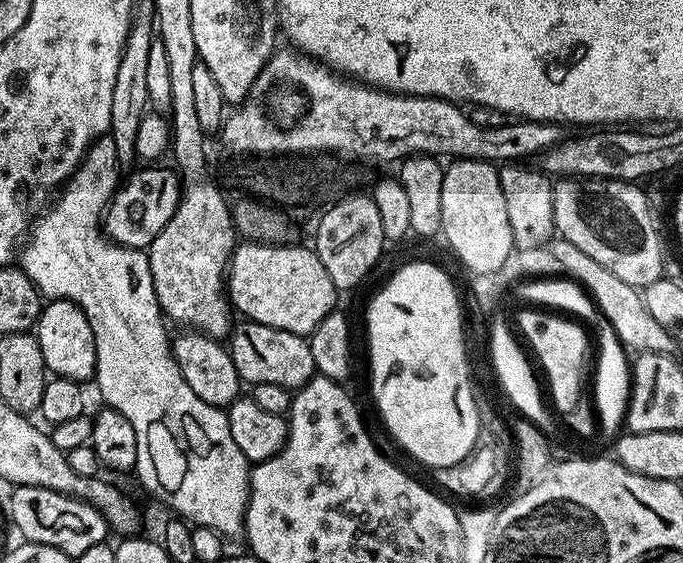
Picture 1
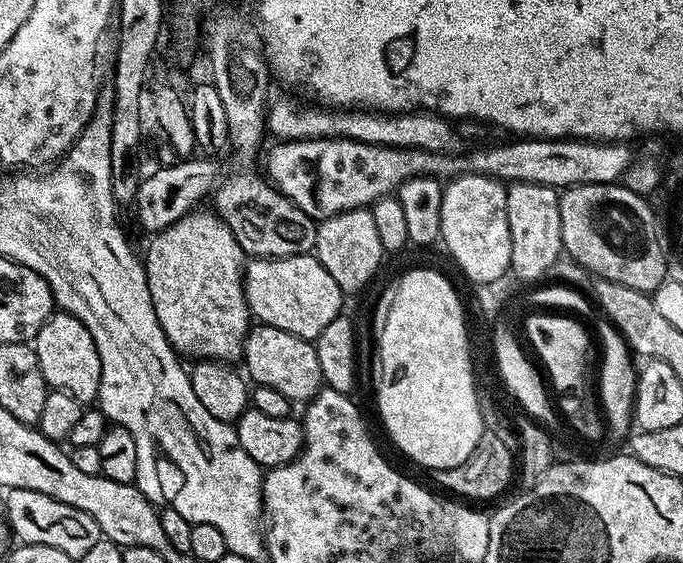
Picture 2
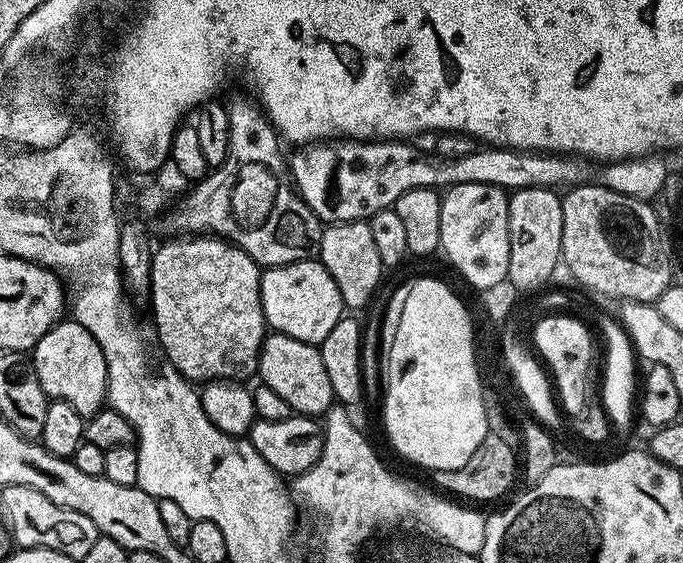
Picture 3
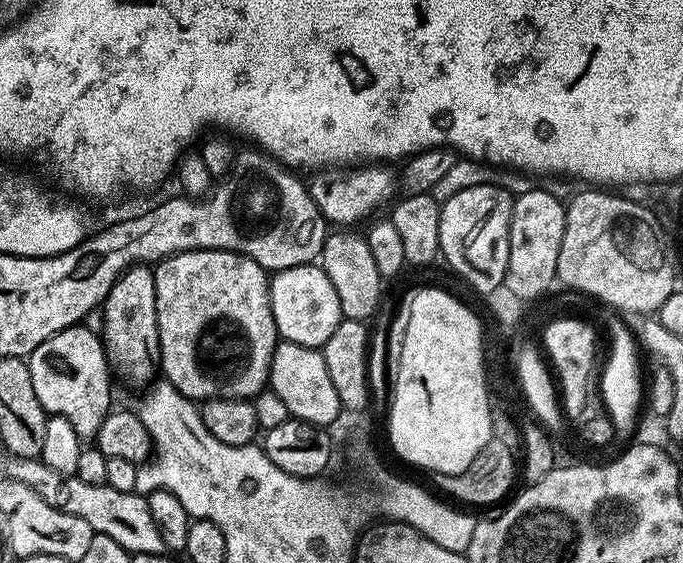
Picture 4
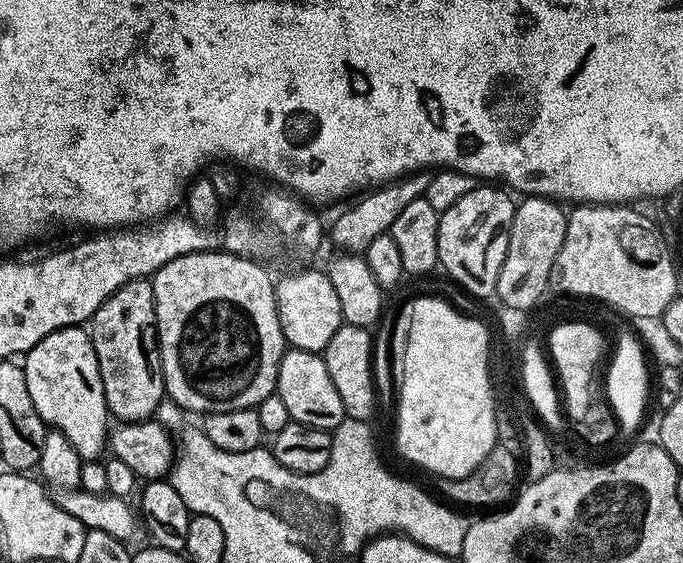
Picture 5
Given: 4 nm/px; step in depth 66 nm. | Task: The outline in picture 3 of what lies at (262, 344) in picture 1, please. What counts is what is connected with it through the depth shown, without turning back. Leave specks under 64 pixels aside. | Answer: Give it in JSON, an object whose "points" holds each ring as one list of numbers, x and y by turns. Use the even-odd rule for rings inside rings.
{"points":[[281,332,265,335,264,345,260,347,258,365,259,383,270,386,285,402,292,407,293,413,320,418,333,407,334,397,330,378,326,375,326,365,322,363,322,354,315,344,298,342]]}

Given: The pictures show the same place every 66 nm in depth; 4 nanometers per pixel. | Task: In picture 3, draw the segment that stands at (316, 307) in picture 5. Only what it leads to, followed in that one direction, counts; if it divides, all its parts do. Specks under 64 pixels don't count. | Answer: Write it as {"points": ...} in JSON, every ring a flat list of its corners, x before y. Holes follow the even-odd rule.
{"points":[[316,258,280,264,277,268,265,267,260,274,260,301,264,311,265,325,272,332,281,332,290,338,298,338,298,342,317,346,323,342,326,334,330,334,330,330,334,330,334,326,338,326,341,316,346,312,344,299,334,278,330,278,326,266]]}

